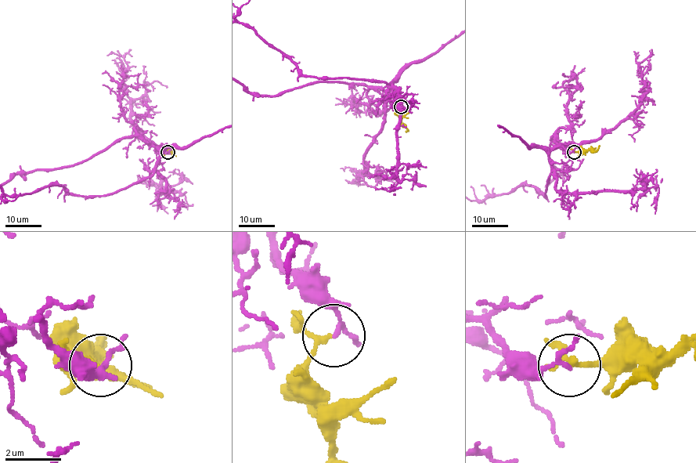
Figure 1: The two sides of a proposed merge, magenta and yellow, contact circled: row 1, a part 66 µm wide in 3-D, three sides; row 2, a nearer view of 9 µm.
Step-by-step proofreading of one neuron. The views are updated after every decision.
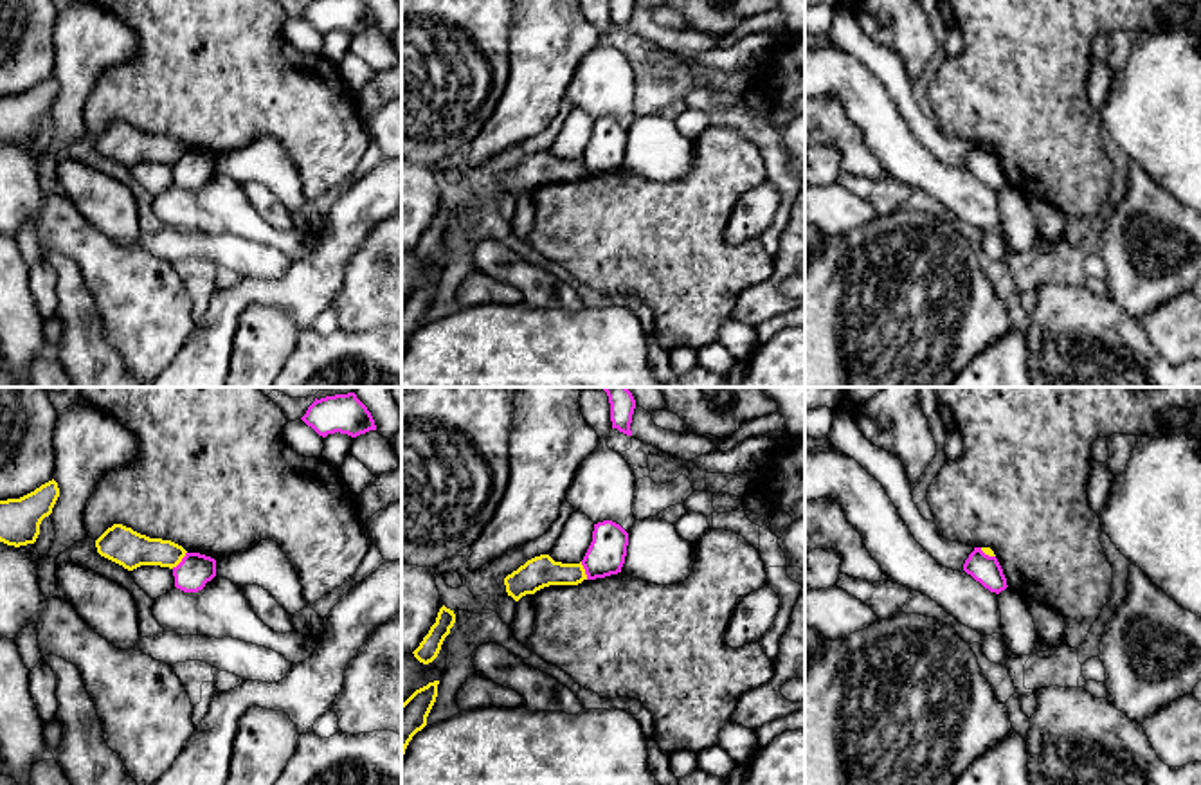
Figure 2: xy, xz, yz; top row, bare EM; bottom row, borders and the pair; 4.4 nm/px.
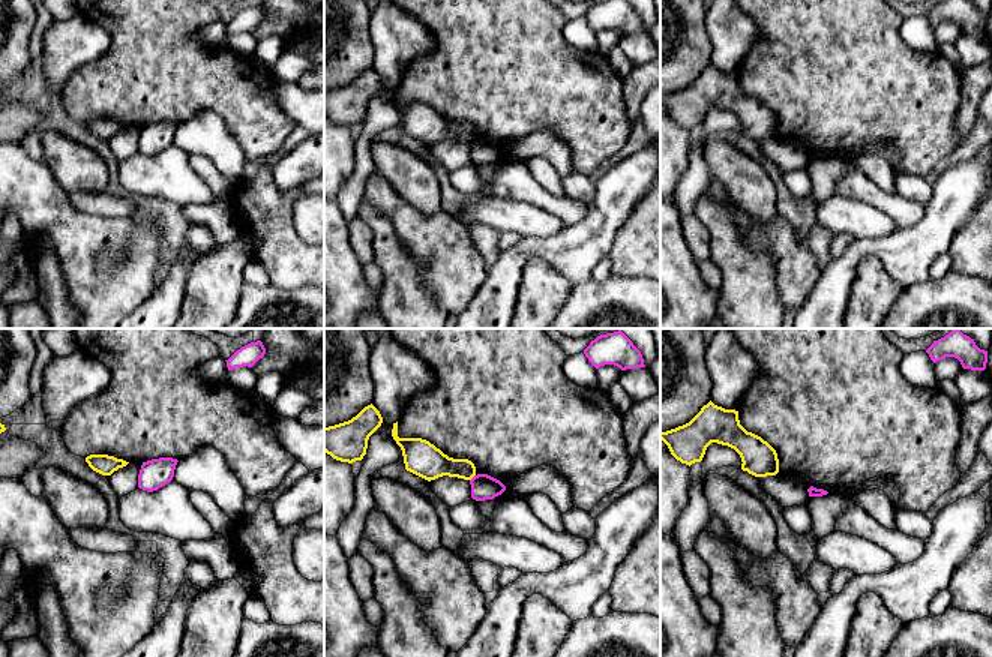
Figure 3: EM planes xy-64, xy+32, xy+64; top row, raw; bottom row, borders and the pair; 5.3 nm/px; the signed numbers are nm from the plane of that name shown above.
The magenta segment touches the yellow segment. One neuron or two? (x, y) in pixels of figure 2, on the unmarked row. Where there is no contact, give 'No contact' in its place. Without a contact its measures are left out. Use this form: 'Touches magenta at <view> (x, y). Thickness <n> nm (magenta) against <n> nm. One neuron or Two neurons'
Touches magenta at xy (182, 157). Thickness 150 nm (magenta) against 160 nm. Two neurons

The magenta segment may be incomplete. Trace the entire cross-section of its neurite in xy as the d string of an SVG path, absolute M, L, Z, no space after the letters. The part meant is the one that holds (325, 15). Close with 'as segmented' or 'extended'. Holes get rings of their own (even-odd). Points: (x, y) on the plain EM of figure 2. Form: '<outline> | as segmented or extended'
M312 0L301 16L322 34L335 29L357 34L376 27L364 0Z | as segmented

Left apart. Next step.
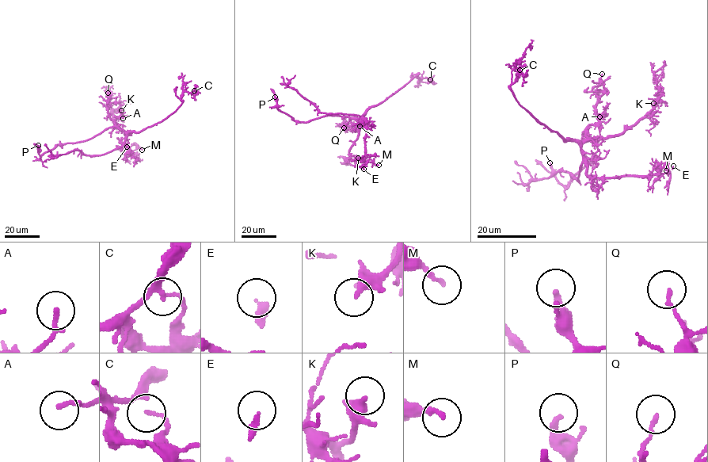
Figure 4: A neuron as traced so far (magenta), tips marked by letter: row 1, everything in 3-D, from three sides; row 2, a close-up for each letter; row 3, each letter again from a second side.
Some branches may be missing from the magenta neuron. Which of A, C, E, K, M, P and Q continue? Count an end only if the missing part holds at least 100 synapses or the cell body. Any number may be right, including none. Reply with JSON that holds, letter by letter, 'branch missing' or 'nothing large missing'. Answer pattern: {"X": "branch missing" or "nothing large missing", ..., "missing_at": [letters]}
{"A": "nothing large missing", "C": "nothing large missing", "E": "branch missing", "K": "nothing large missing", "M": "nothing large missing", "P": "nothing large missing", "Q": "nothing large missing", "missing_at": ["E"]}

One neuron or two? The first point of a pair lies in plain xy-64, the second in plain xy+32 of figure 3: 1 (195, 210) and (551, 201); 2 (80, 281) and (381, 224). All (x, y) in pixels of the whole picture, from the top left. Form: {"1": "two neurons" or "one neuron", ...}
{"1": "two neurons", "2": "two neurons"}

